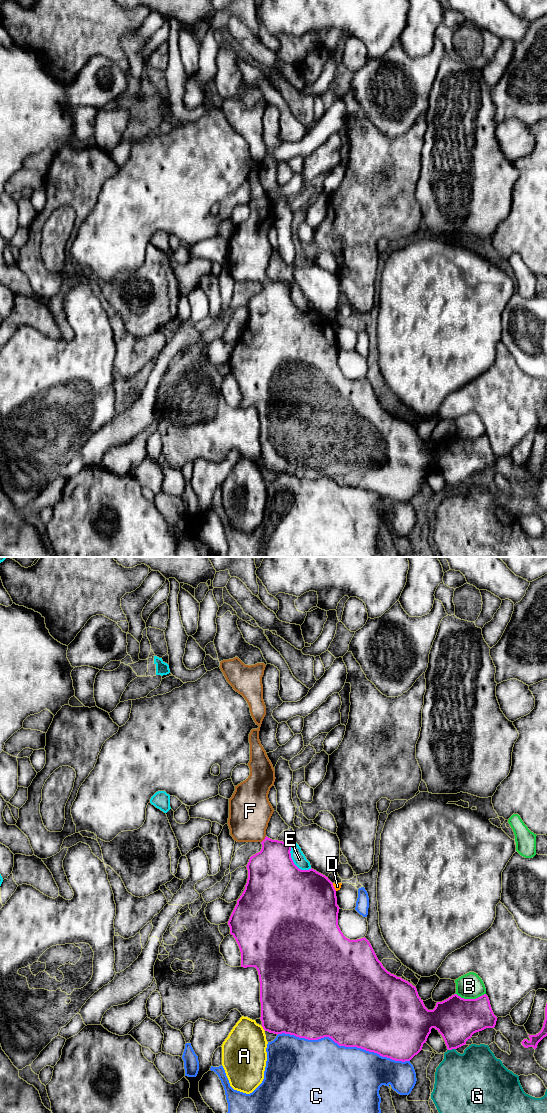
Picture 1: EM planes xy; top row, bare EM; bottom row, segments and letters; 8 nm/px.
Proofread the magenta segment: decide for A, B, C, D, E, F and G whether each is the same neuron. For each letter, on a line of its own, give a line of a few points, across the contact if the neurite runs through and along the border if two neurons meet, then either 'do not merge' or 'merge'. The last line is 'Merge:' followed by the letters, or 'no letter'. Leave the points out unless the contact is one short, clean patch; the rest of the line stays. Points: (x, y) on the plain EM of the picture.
A: do not merge
B: xy (455, 433), (464, 438), (477, 438), (485, 434) | do not merge
C: do not merge
D: do not merge
E: do not merge
F: xy (272, 309), (272, 290), (264, 279), (249, 264), (249, 252) | merge
G: do not merge
Merge: F

